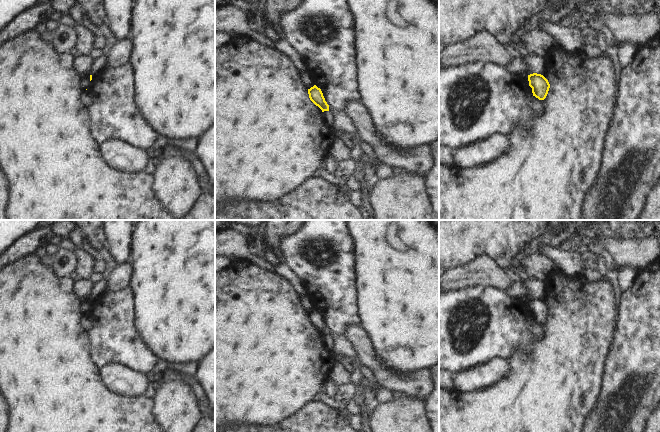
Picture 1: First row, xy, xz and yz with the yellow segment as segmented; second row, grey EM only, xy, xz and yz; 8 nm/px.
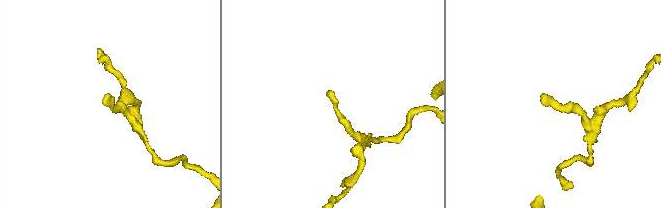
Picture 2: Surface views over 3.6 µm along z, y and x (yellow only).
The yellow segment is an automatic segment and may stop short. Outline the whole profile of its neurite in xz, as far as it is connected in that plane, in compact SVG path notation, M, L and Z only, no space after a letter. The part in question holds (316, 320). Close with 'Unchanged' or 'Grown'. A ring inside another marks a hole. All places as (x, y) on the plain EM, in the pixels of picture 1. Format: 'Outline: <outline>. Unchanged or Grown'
Outline: M314 309L310 313L308 313L308 318L309 318L310 324L316 330L318 330L322 334L322 336L329 335L329 329L325 325L325 322L320 312Z. Unchanged.

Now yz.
Outline: M533 297L528 299L529 310L532 312L533 320L544 324L548 318L550 308L541 298Z. Unchanged.

